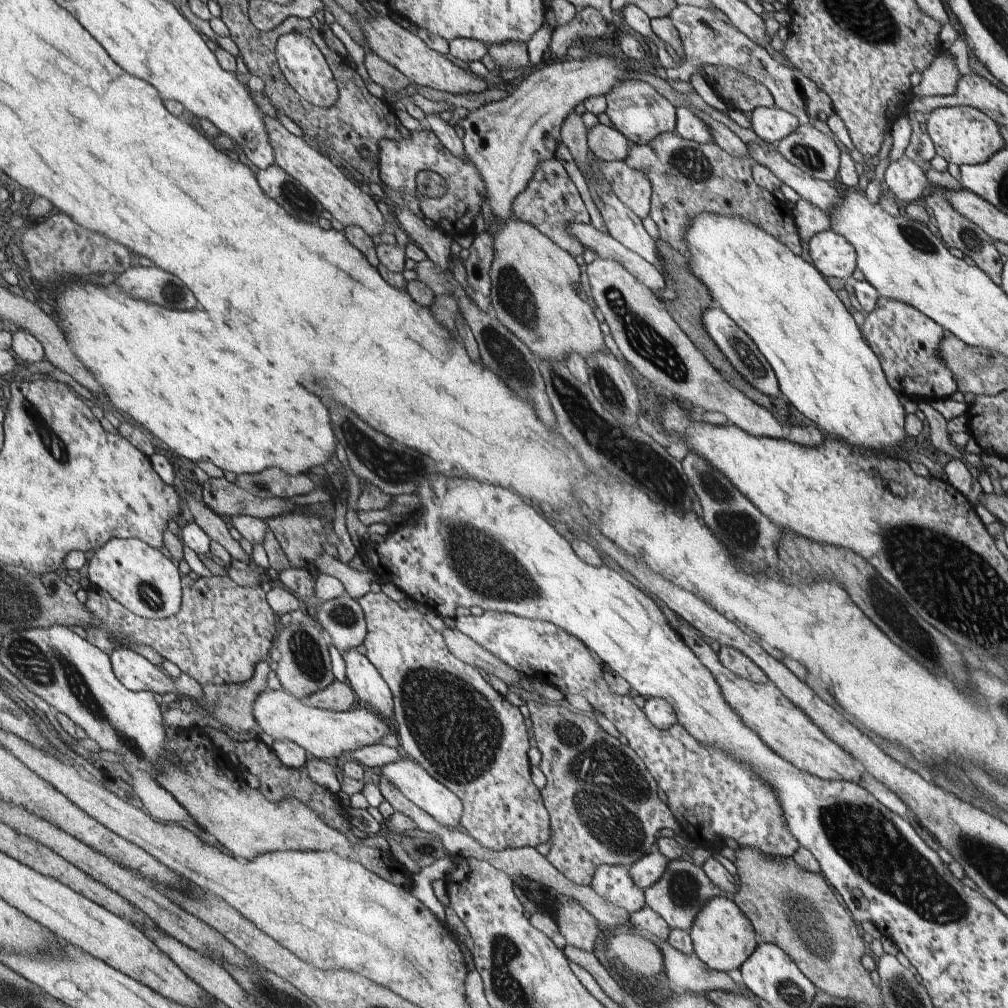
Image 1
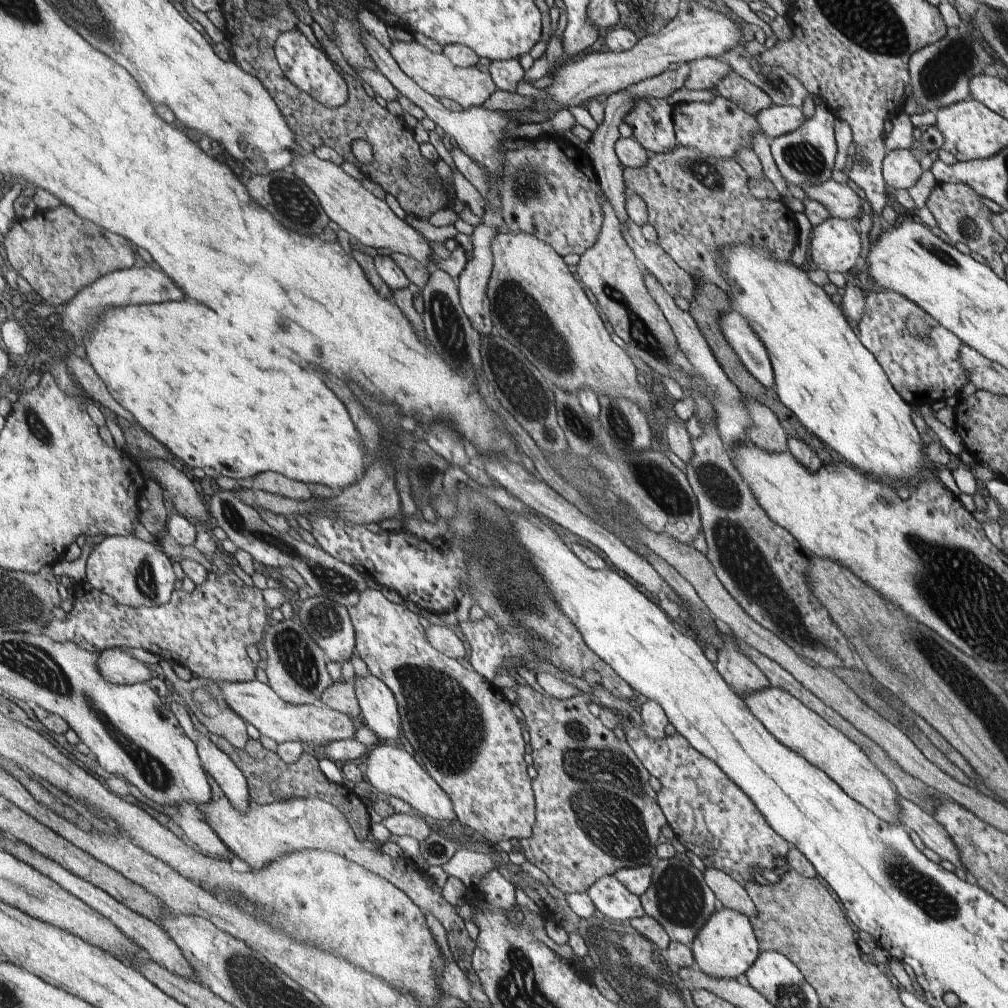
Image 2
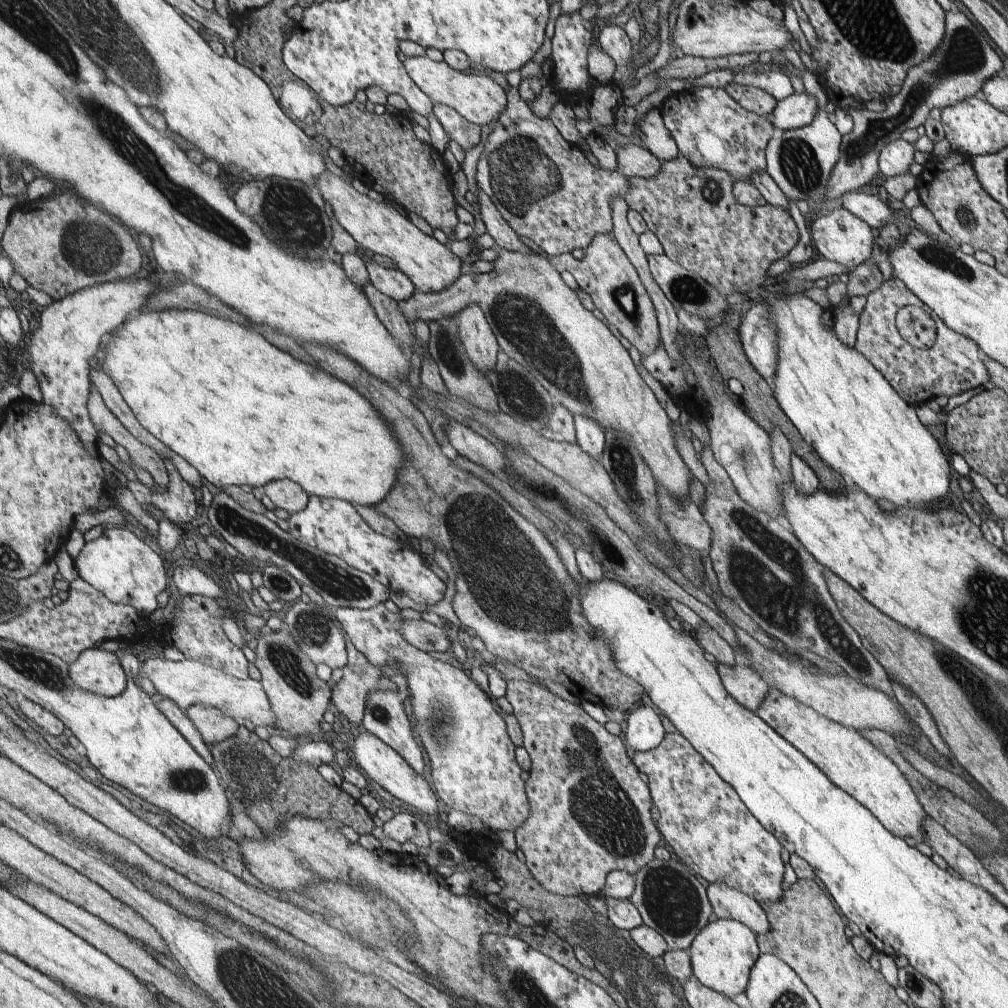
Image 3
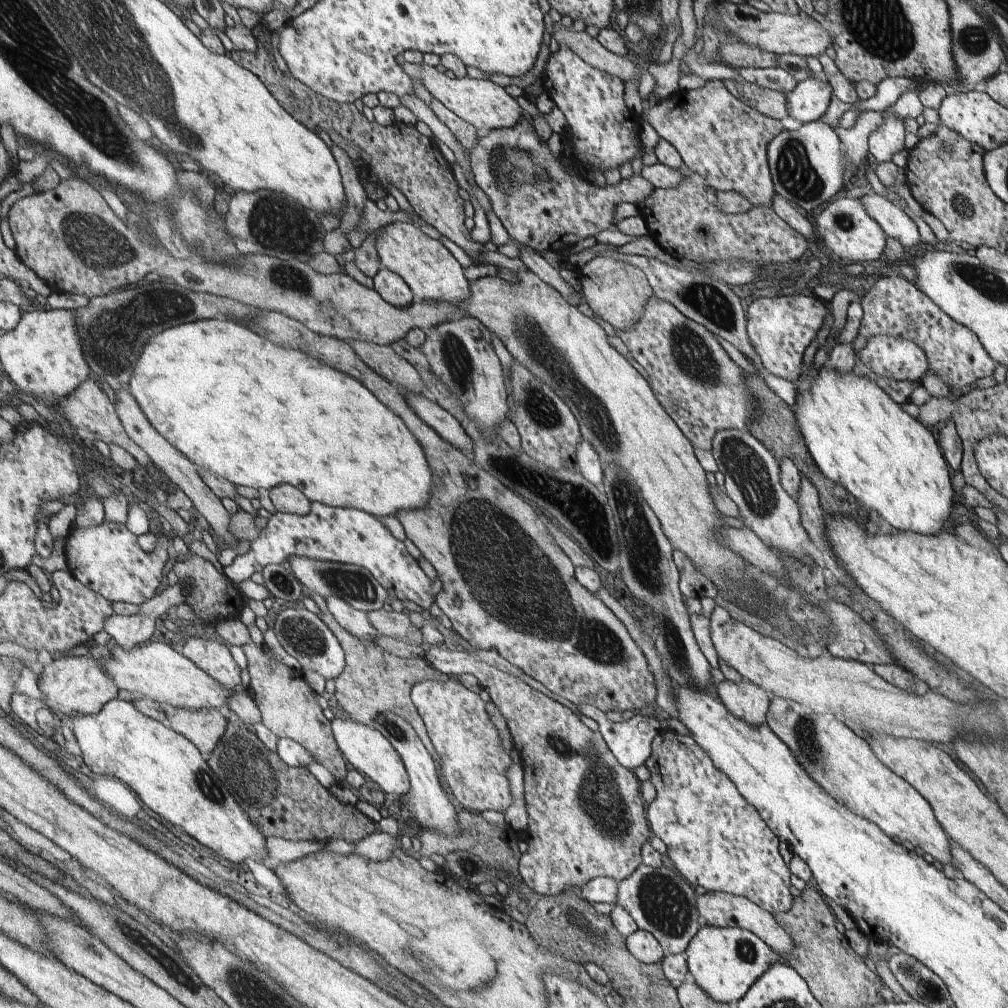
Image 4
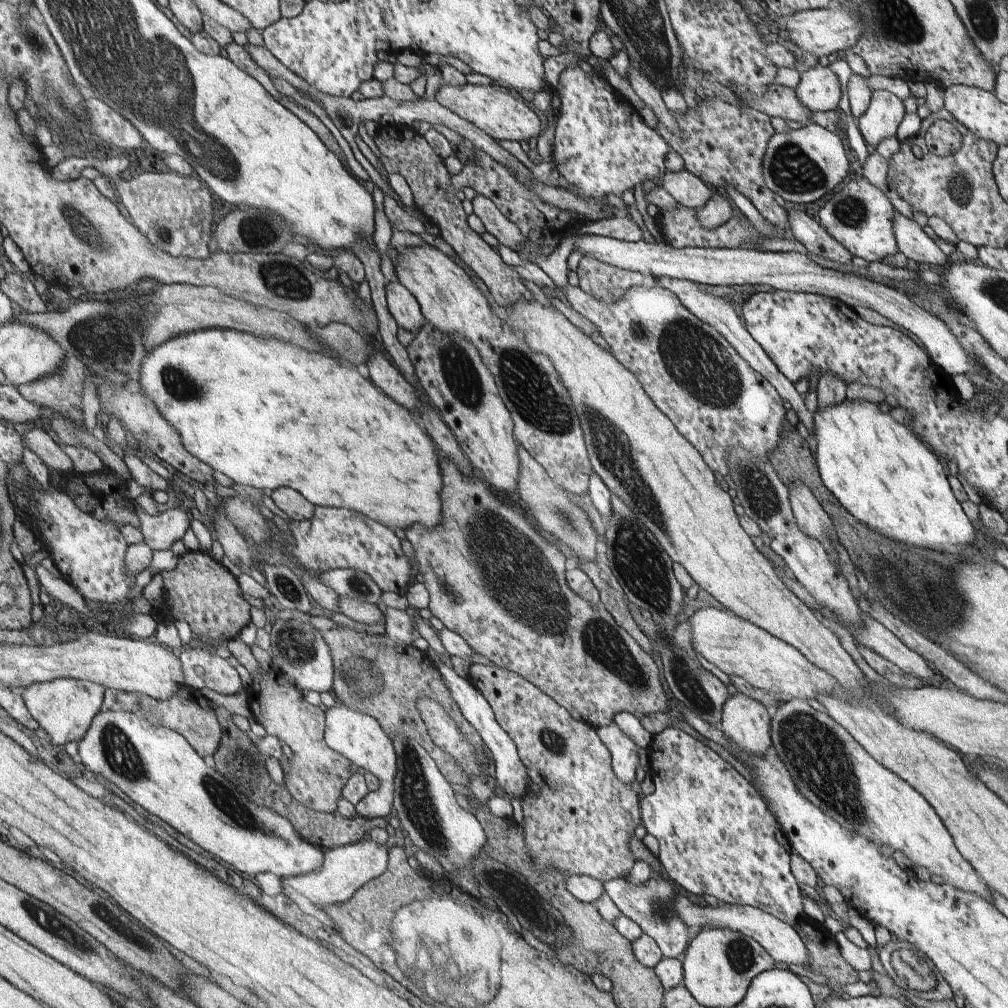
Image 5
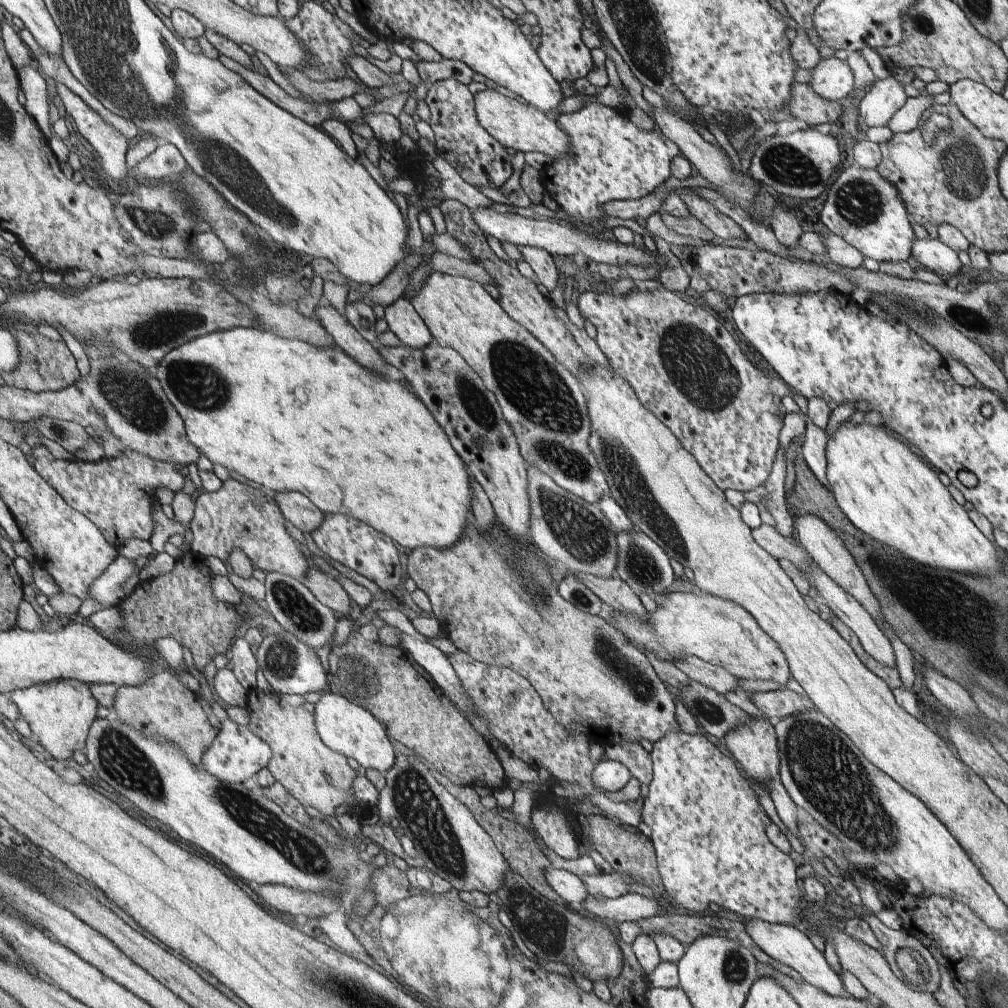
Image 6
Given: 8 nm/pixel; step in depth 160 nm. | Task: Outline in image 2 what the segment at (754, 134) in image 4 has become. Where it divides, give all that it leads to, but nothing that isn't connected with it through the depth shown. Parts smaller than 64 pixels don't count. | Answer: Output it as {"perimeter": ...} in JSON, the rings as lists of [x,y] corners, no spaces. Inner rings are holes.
{"perimeter":[[[719,96],[711,104],[680,102],[672,105],[672,120],[678,144],[701,150],[717,159],[735,158],[738,149],[752,148],[752,132],[761,131],[755,116],[744,112],[737,104]]]}

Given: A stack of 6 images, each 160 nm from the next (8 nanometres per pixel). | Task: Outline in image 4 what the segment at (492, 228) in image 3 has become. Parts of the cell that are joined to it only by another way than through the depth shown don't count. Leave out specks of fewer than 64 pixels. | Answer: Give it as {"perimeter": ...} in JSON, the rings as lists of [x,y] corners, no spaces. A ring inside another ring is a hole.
{"perimeter":[[[521,244],[520,248],[521,255],[519,257],[522,259],[522,262],[526,264],[528,270],[536,273],[536,276],[541,277],[558,292],[563,293],[564,296],[568,296],[574,292],[574,289],[564,282],[558,270],[546,262],[541,253],[535,251],[528,245]]]}

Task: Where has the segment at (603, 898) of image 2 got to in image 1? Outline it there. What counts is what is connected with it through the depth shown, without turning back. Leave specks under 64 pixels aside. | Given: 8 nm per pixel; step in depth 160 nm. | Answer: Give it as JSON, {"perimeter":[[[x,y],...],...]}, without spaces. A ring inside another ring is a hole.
{"perimeter":[[[604,864],[595,872],[590,886],[600,898],[624,908],[629,915],[642,911],[645,906],[644,890],[632,881],[630,867]]]}

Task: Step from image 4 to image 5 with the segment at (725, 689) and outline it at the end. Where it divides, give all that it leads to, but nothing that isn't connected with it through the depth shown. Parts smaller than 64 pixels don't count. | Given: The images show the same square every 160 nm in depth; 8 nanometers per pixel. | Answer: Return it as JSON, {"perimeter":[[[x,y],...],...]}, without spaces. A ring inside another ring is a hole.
{"perimeter":[[[742,693],[730,695],[722,706],[719,728],[734,747],[748,756],[764,756],[773,746],[768,710]]]}

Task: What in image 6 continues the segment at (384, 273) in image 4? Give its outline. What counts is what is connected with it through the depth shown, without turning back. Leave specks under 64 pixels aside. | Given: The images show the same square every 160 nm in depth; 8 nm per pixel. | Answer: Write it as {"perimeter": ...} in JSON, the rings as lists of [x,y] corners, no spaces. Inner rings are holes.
{"perimeter":[[[399,299],[385,308],[385,314],[390,331],[396,334],[403,346],[420,349],[433,342],[431,330],[410,301]]]}

